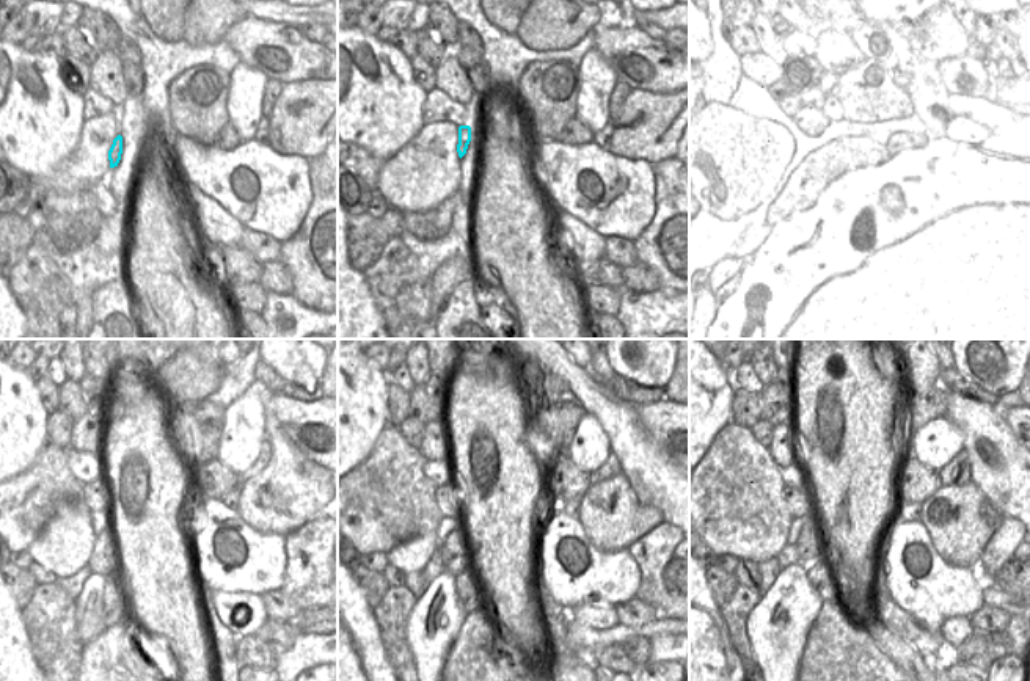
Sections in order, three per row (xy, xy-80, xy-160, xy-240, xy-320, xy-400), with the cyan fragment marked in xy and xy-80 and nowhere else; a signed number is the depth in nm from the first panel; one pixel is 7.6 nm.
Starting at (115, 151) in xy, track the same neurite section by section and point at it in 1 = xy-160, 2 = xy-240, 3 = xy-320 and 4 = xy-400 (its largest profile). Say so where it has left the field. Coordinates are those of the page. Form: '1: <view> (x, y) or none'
1: xy-160 (810, 138)
2: xy-240 (96, 495)
3: xy-320 (446, 498)
4: xy-400 (798, 499)

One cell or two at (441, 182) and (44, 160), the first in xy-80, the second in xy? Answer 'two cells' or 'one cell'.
two cells

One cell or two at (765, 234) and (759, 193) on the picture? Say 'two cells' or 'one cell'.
two cells

